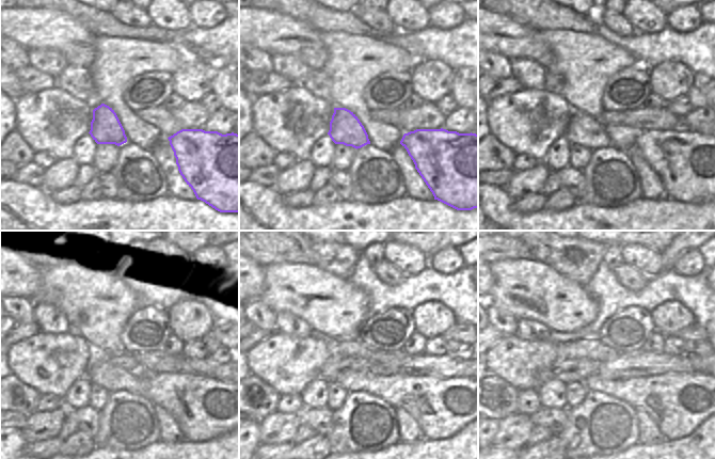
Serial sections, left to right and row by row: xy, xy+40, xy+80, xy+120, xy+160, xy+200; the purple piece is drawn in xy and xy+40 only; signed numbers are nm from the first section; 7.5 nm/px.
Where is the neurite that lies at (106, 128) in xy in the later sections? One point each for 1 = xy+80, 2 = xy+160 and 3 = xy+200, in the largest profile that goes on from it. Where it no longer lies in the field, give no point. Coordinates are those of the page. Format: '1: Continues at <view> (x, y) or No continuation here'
1: Continues at xy+80 (584, 129)
2: Continues at xy+160 (441, 406)
3: Continues at xy+200 (678, 402)

